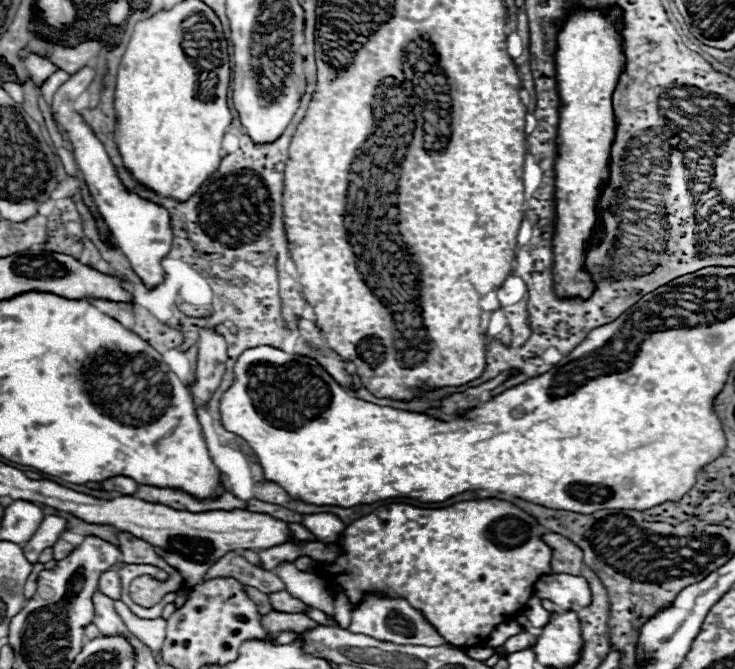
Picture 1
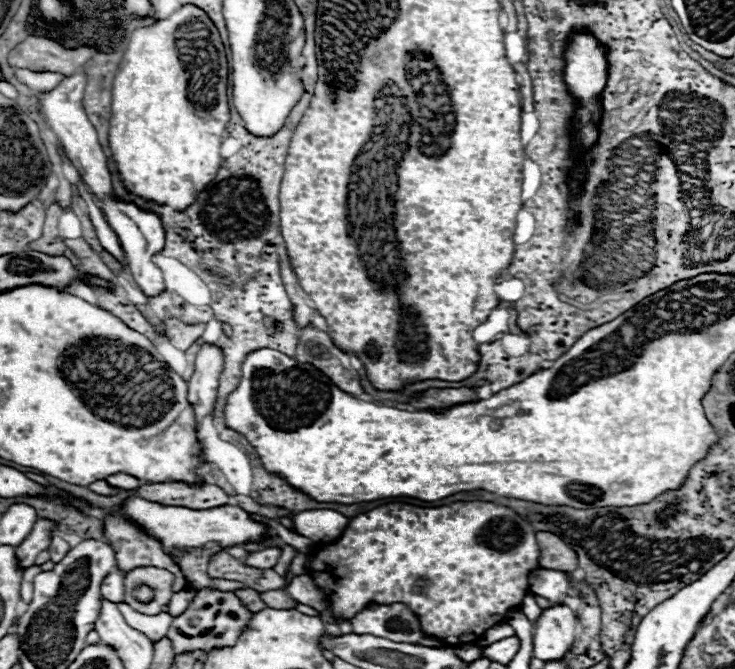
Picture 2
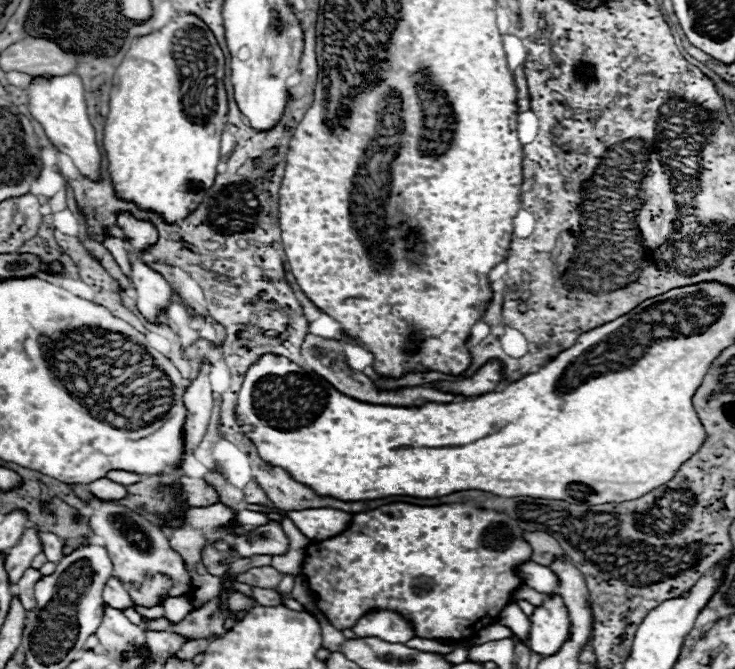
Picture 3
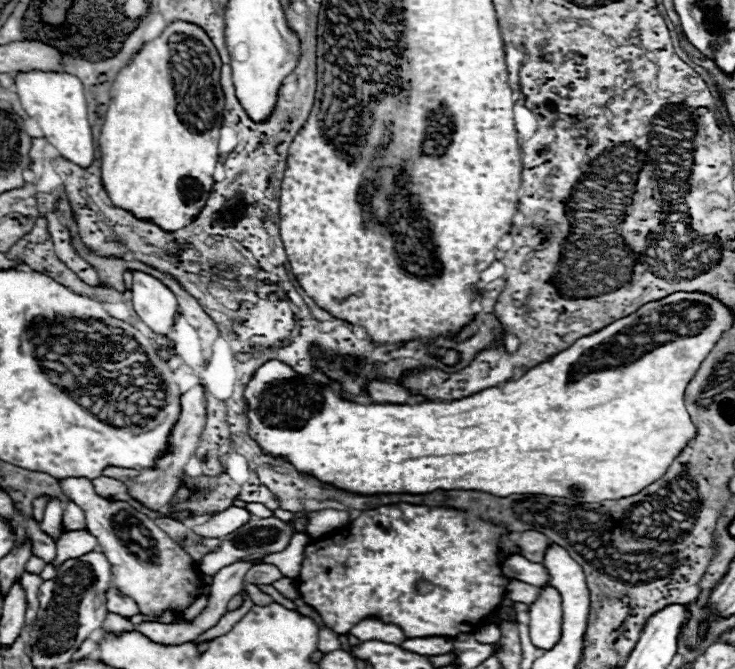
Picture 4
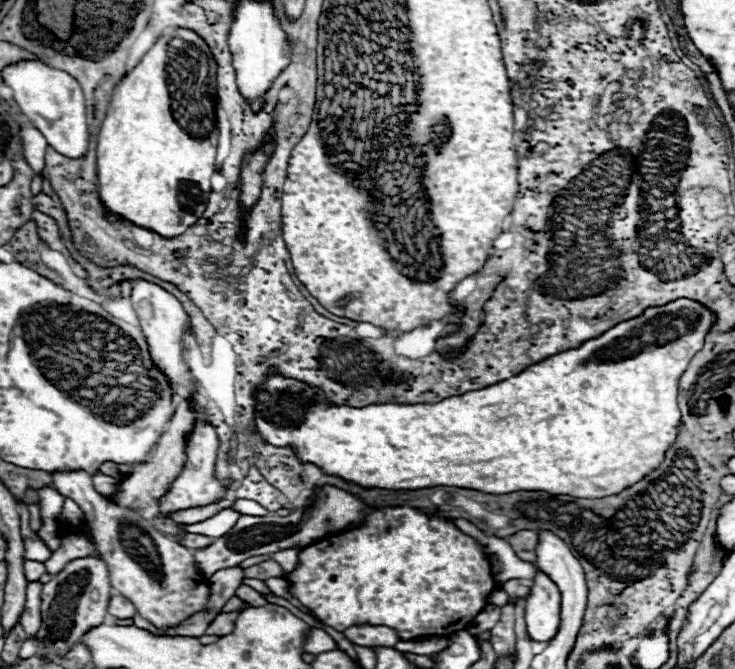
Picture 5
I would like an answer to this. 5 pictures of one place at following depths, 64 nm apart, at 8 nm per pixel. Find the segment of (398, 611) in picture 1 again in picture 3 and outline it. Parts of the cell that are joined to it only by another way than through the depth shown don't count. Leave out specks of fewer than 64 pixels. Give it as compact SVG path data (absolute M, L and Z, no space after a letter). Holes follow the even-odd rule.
M372 610L364 614L352 626L352 630L356 636L378 636L382 640L402 642L402 644L416 636L412 624L402 614L392 610Z

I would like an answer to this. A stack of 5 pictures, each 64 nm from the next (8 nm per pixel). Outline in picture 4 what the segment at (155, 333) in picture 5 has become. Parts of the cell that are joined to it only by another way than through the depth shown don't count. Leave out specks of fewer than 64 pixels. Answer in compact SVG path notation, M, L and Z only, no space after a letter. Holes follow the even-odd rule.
M136 270L132 280L134 310L142 322L156 334L168 334L174 326L174 314L178 312L176 296L154 276Z

